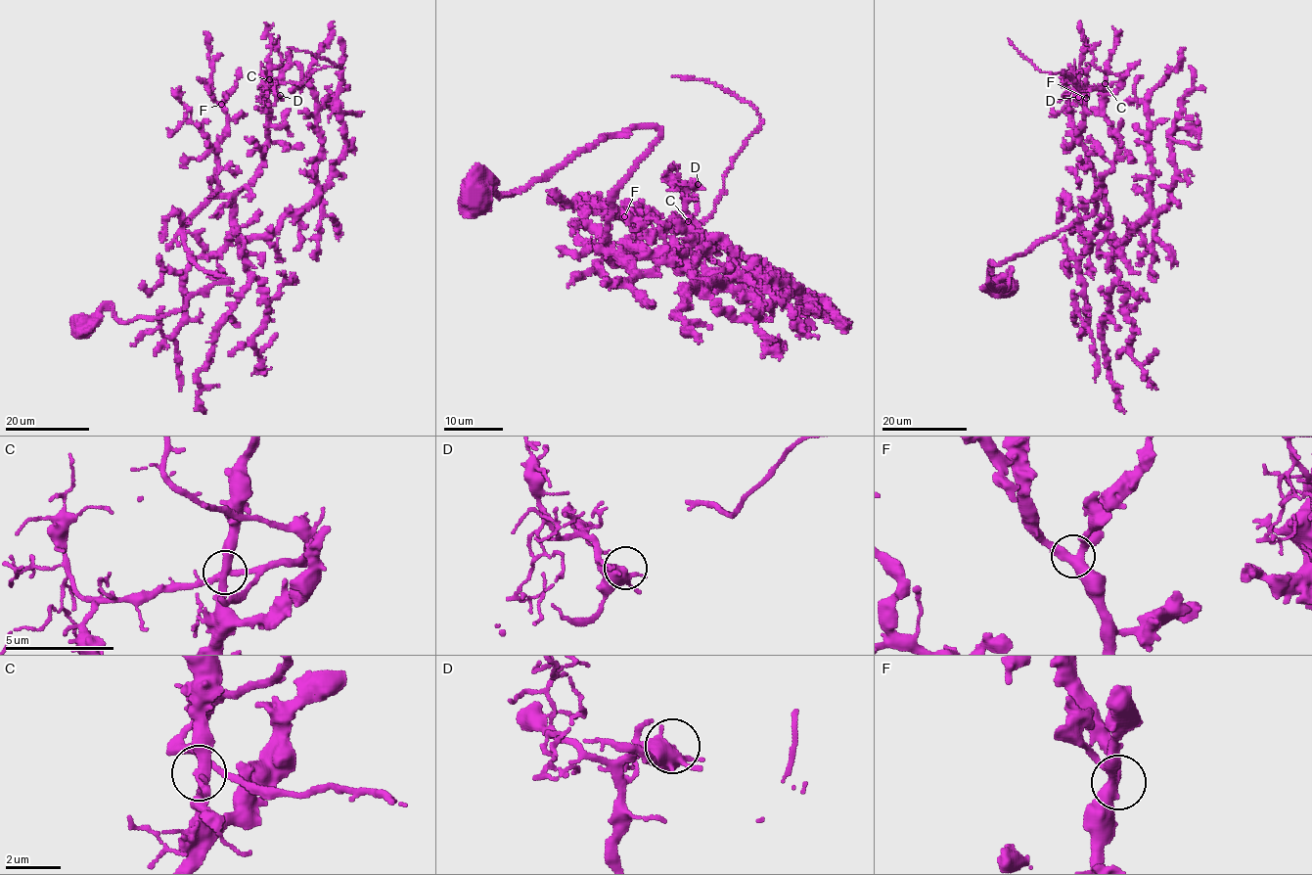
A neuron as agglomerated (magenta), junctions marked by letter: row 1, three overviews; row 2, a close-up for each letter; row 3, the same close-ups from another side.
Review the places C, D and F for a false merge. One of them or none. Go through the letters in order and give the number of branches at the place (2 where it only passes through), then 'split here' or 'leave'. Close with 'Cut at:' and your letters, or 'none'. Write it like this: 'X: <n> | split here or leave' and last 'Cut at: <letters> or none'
C: 4 | split here
D: 4 | leave
F: 4 | leave
Cut at: C

